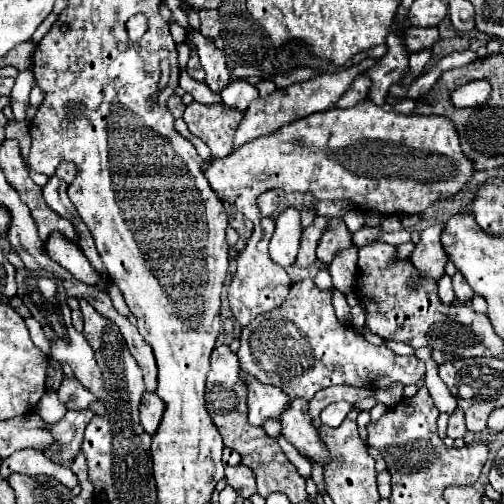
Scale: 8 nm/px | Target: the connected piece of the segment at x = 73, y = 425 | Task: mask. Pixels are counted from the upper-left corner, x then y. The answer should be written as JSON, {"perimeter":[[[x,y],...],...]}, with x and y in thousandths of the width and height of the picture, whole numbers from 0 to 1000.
{"perimeter":[[[175,812],[135,815],[115,839],[95,843],[95,851],[103,855],[103,863],[111,871],[111,883],[99,887],[99,895],[91,895],[87,903],[119,923],[139,923],[163,883],[167,851],[183,827],[187,827],[187,819]]]}

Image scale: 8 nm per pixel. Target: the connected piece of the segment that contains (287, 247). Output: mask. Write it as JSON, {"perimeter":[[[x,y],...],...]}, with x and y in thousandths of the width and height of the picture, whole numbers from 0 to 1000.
{"perimeter":[[[575,407],[548,435],[548,458],[536,478],[536,510],[560,530],[579,526],[595,494],[595,470],[595,419],[583,407]]]}

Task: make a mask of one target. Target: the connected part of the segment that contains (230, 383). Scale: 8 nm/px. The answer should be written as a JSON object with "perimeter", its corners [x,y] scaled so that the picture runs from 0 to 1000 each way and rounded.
{"perimeter":[[[433,685],[421,700],[421,732],[413,740],[409,760],[409,812],[433,851],[433,859],[444,871],[444,883],[472,895],[480,903],[480,919],[500,931],[508,942],[512,978],[520,986],[532,986],[544,974],[560,974],[571,982],[579,998],[595,998],[611,990],[607,978],[607,950],[587,935],[587,927],[571,915],[571,907],[560,899],[548,871],[532,867],[532,859],[516,847],[500,847],[492,839],[492,812],[488,812],[488,768],[480,756],[472,756],[472,708],[456,696],[452,685]]]}

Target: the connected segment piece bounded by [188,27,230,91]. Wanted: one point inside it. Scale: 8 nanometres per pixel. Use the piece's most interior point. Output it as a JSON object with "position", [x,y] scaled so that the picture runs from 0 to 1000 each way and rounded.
{"position":[421,117]}

